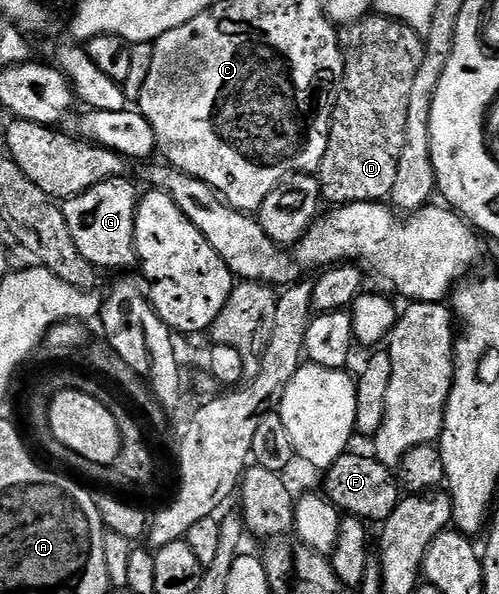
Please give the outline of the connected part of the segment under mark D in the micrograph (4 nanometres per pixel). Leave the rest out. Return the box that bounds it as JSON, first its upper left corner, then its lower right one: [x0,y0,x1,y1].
[318,16,424,207]

